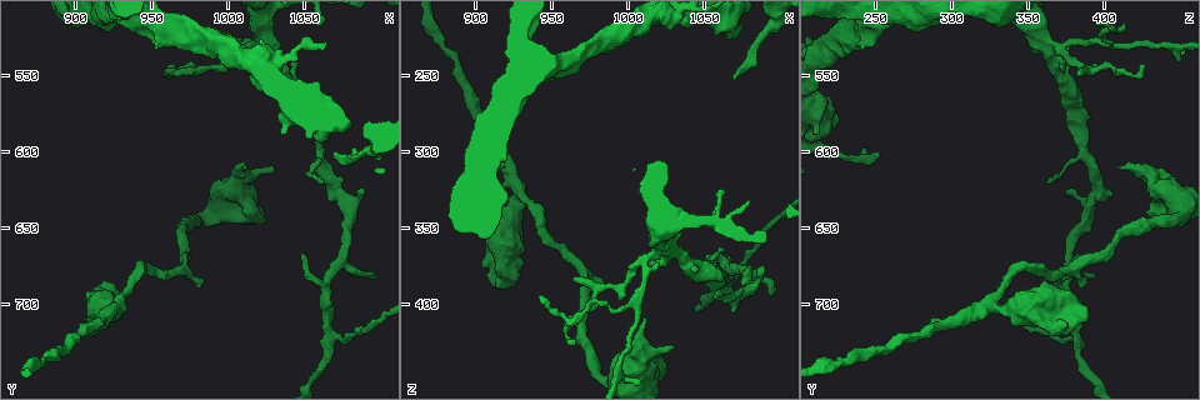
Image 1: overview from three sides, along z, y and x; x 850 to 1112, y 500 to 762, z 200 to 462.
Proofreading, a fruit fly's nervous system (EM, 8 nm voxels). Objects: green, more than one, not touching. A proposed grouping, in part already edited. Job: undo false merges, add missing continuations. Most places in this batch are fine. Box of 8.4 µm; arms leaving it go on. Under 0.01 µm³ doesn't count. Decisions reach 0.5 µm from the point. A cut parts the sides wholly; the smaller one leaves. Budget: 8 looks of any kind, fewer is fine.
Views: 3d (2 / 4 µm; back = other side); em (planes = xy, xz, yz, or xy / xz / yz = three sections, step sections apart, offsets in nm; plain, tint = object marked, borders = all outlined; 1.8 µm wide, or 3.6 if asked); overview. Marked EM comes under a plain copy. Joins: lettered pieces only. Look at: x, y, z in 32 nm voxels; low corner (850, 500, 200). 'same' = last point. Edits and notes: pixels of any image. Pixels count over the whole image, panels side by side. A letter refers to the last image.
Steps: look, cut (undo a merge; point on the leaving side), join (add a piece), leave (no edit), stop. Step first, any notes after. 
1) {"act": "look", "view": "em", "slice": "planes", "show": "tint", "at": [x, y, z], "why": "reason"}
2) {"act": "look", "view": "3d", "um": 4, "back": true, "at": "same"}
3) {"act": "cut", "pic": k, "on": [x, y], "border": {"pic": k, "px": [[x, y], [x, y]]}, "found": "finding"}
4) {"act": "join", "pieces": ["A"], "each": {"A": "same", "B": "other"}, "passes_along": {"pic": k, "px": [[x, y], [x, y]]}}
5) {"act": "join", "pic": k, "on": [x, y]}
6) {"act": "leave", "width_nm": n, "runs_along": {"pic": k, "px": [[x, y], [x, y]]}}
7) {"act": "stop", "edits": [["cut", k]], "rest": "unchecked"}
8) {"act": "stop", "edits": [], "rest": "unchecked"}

{"act": "look", "view": "em", "um": 3.6, "slice": "xy", "step": 16, "show": "tint", "at": [912, 718, 376], "why": "stops while still wide"}

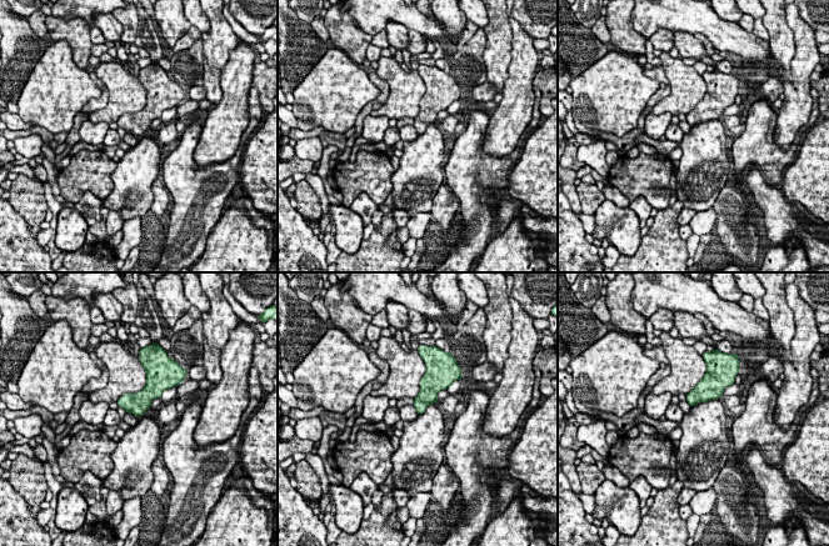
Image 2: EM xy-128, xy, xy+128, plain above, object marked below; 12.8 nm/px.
{"act": "look", "view": "em", "um": 3.6, "slice": "planes", "show": "borders", "at": "same", "why": "cut it another way"}

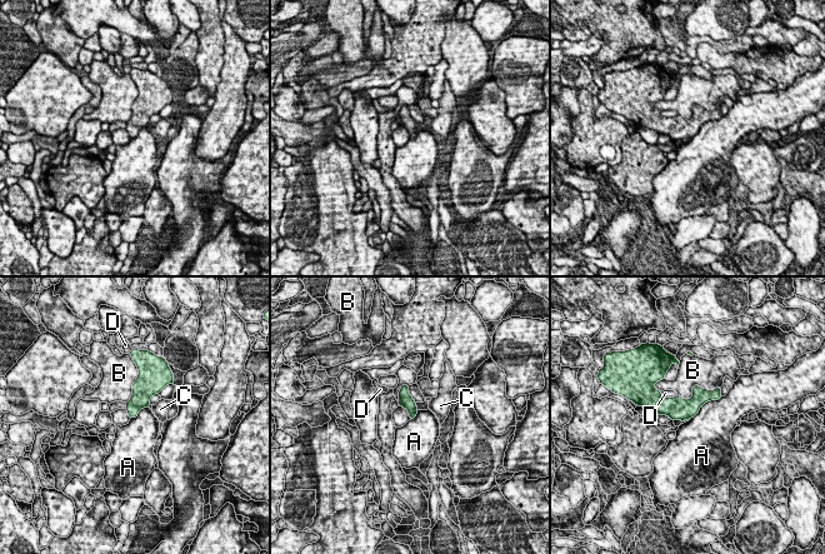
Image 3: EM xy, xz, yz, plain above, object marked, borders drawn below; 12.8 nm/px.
{"act": "leave", "each": {"A": "other", "B": "other", "C": "other", "D": "other"}, "runs_along": {"pic": 3, "px": [[718, 394], [691, 405], [656, 405]]}, "found": "none of them fits"}

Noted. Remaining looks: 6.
{"act": "look", "view": "em", "slice": "planes", "show": "borders", "at": [1010, 610, 408]}

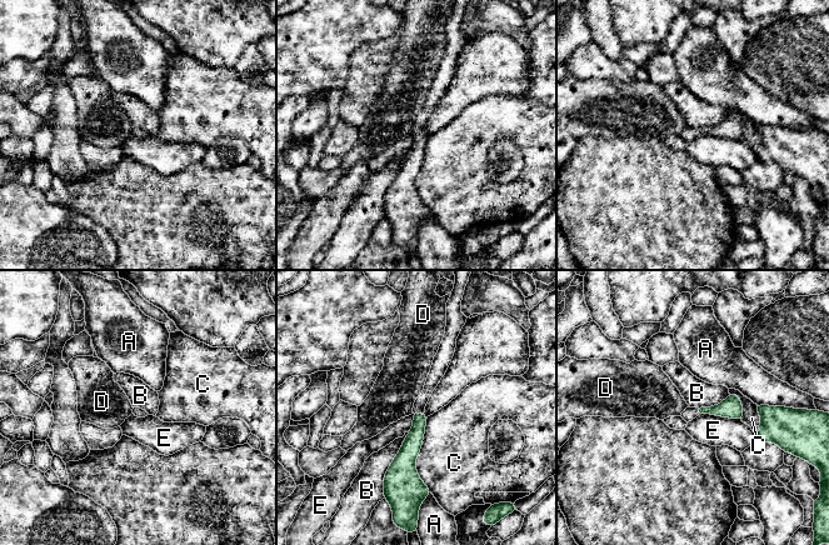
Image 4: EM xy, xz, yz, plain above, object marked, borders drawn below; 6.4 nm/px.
{"act": "leave", "each": {"A": "other", "B": "other", "C": "other", "D": "other", "E": "other"}, "found": "none of them fits"}

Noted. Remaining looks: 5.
{"act": "look", "view": "em", "slice": "xz", "step": 4, "show": "tint", "at": [1068, 604, 252], "why": "end of a long branch"}

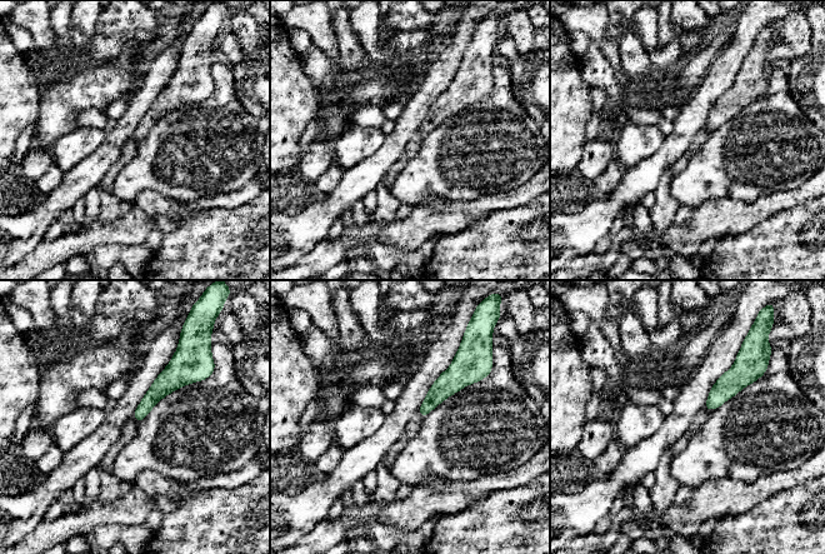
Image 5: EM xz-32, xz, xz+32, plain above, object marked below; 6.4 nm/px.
{"act": "look", "view": "em", "slice": "xz", "step": 4, "show": "borders", "at": "same", "why": "see the neighbours"}

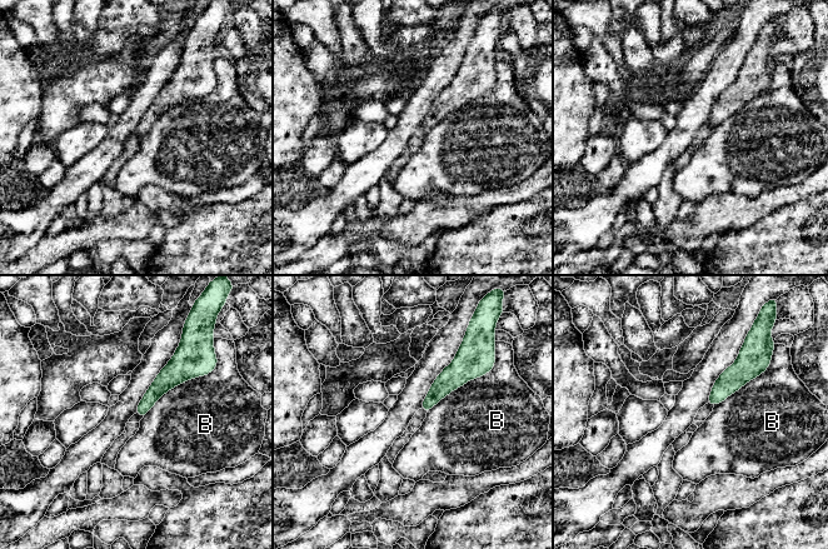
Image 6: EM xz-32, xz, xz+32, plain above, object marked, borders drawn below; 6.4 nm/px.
{"act": "leave", "each": {"B": "other"}, "runs_along": {"pic": 6, "px": [[181, 359], [179, 367], [140, 412]]}, "found": "none of them fits"}

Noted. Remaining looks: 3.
{"act": "stop", "edits": [], "rest": "unchecked"}

